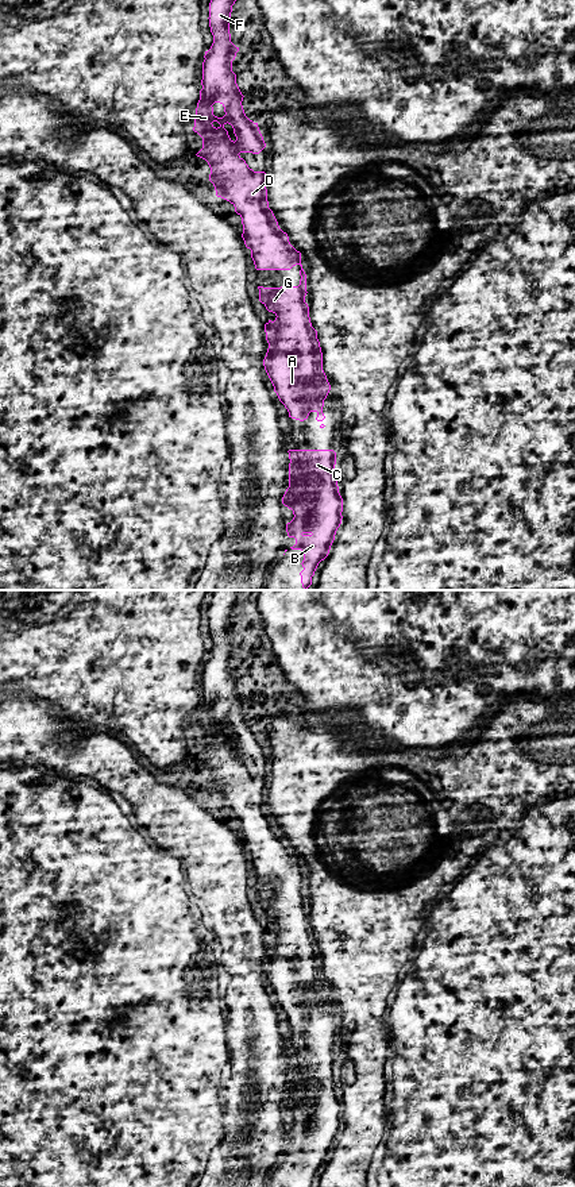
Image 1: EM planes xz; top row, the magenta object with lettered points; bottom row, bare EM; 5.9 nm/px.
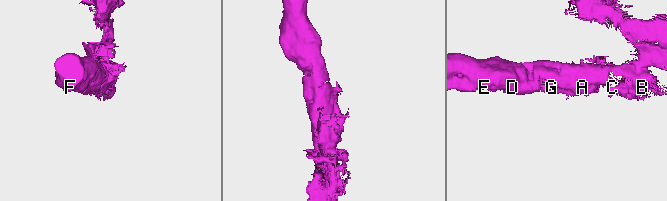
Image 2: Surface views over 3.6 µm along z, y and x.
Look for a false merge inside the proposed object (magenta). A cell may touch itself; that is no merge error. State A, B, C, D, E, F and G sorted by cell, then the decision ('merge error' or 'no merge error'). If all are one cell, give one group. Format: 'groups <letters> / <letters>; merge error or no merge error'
groups A B C D E F G; no merge error

